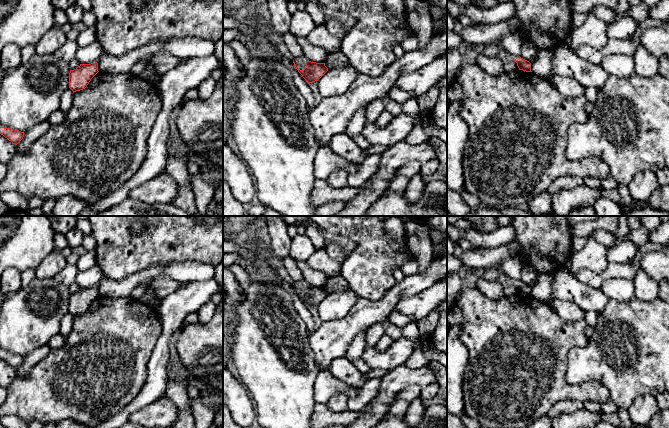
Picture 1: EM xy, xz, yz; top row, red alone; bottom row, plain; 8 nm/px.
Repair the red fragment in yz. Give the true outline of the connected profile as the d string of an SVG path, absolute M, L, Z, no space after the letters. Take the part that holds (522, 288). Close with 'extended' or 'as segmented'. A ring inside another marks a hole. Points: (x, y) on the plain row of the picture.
M519 280L519 281L516 281L515 286L517 287L519 294L523 294L526 296L532 296L531 287L529 285L527 285Z; as segmented

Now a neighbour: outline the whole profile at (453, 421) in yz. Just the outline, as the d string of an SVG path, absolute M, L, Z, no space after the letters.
M447 413L447 428L467 428L461 417Z

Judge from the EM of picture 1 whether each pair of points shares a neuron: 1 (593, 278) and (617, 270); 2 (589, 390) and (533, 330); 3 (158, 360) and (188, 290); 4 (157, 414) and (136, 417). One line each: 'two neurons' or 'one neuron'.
1: one neuron
2: one neuron
3: one neuron
4: one neuron

